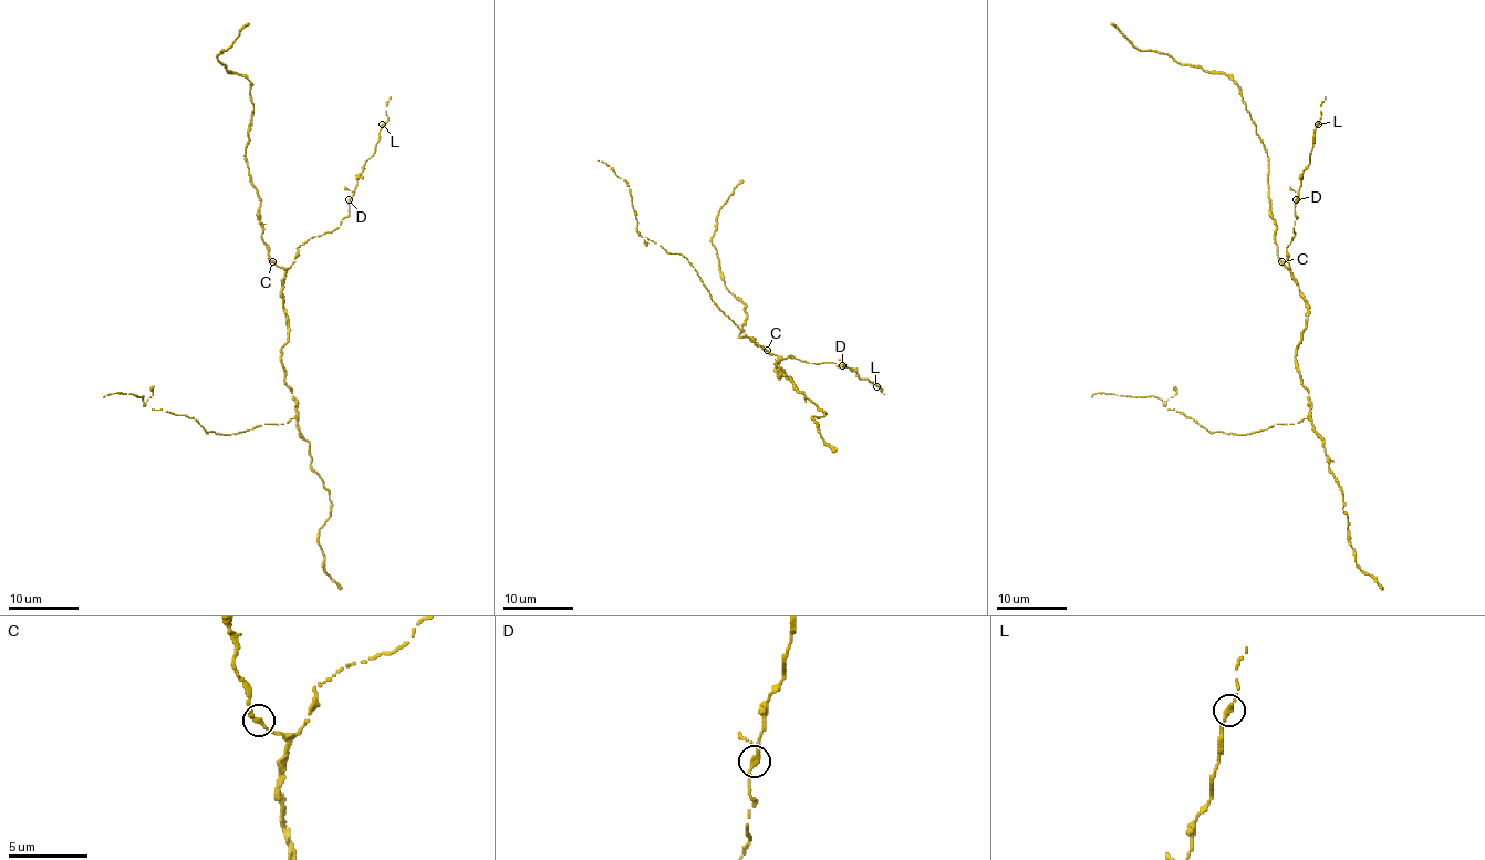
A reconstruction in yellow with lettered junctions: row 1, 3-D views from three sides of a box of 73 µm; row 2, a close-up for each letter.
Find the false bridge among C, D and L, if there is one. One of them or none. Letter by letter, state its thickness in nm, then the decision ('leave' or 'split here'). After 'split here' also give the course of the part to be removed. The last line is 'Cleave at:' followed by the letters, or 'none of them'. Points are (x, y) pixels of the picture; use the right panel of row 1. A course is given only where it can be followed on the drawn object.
C: calibre 280 nm; leave
D: calibre 260 nm; leave
L: calibre 260 nm; leave
Cleave at: none of them

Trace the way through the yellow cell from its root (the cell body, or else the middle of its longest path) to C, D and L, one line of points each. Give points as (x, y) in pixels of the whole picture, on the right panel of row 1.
C: (1307, 319), (1307, 301), (1298, 282), (1280, 261)
D: (1307, 319), (1307, 301), (1286, 259), (1286, 249), (1295, 236), (1296, 199)
L: (1307, 319), (1307, 301), (1286, 259), (1286, 249), (1295, 236), (1295, 199), (1300, 175), (1309, 165), (1318, 124)

